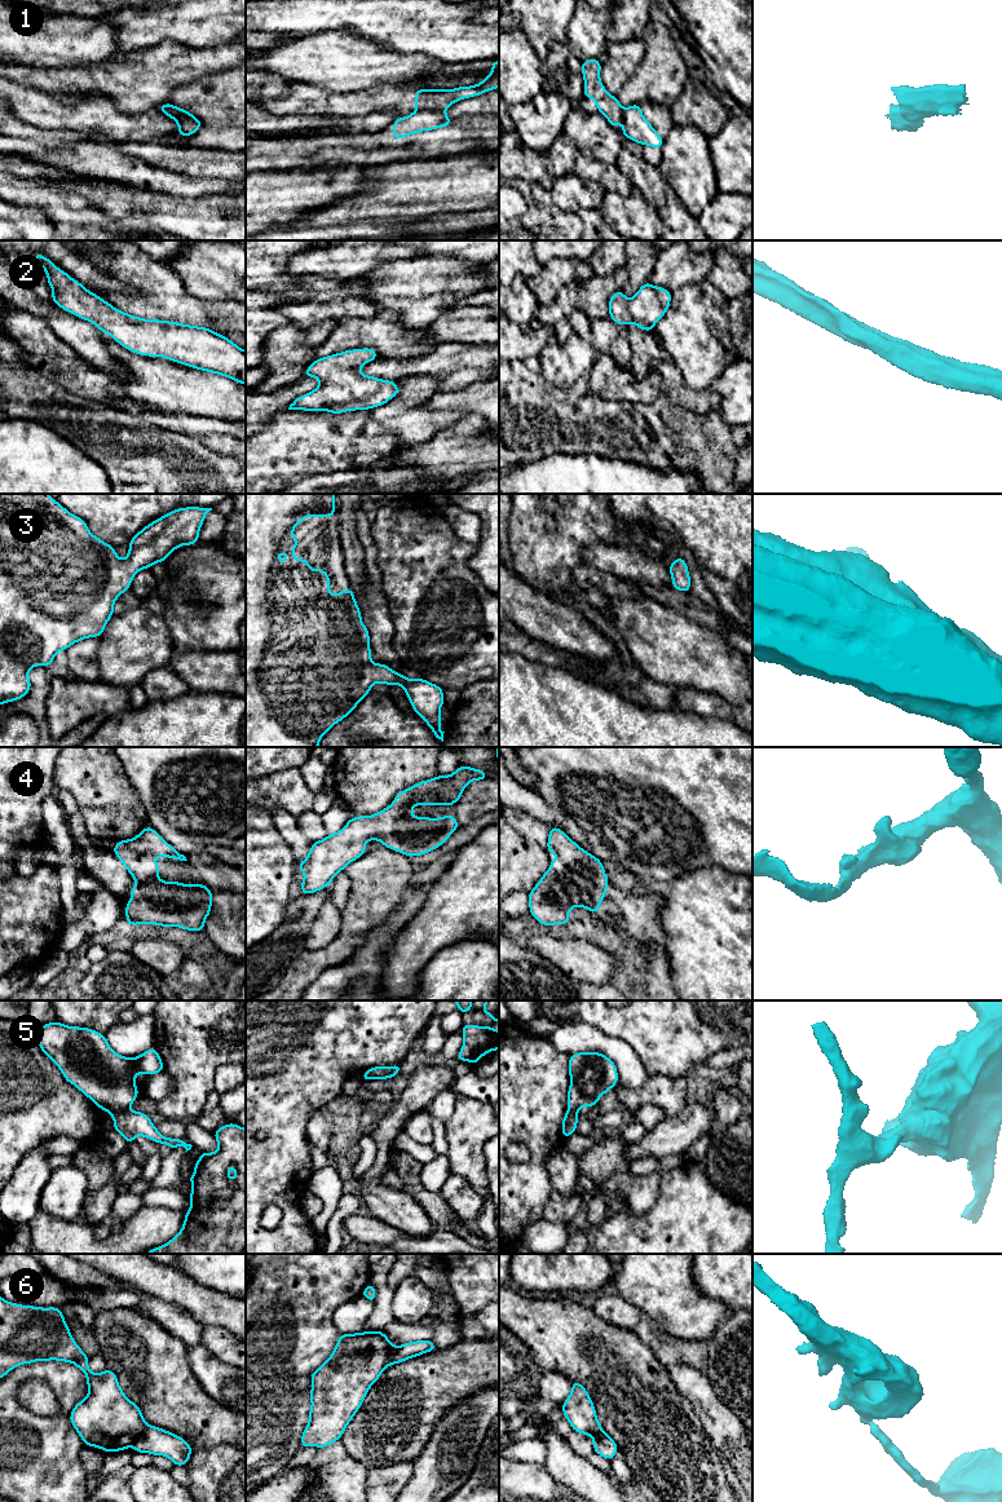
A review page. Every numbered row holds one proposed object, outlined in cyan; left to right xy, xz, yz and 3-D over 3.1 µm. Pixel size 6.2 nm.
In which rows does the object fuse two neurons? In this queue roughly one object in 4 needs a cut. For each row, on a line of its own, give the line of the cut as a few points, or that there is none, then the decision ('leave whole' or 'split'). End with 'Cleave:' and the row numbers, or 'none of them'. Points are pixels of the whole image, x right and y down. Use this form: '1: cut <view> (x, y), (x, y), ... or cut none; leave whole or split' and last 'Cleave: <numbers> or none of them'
1: cut xy (172, 115), (177, 113), (193, 116); split
2: cut none; leave whole
3: cut none; leave whole
4: cut none; leave whole
5: cut xy (128, 1108), (111, 1114); split
6: cut xy (148, 1425), (131, 1444); split
Cleave: 1, 5, 6

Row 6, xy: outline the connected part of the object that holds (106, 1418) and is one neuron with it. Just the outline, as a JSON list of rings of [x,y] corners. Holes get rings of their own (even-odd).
[[[0,1296],[0,1379],[18,1365],[50,1360],[72,1362],[87,1377],[88,1395],[70,1414],[70,1423],[85,1445],[106,1453],[127,1450],[147,1428],[140,1406],[125,1396],[116,1374],[110,1369],[102,1373],[89,1370],[89,1357],[74,1340],[61,1308],[22,1306]]]

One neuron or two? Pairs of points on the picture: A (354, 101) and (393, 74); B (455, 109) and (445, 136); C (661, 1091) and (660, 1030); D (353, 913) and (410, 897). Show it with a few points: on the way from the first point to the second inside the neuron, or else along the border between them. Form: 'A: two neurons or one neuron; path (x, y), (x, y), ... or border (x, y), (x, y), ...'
A: two neurons; border (409, 84), (376, 84), (348, 92)
B: two neurons; border (442, 111), (453, 116), (482, 114)
C: two neurons; border (649, 1074), (684, 1077)
D: two neurons; border (407, 884), (402, 900), (384, 924)

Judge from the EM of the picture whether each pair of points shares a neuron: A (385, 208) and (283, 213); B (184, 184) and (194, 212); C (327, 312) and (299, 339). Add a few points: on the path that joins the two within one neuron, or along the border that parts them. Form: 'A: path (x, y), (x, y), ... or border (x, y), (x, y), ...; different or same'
A: border (335, 200), (308, 211), (294, 225); different
B: border (159, 190), (179, 197), (219, 194); different
C: border (339, 322), (323, 319), (307, 327), (291, 323); different

